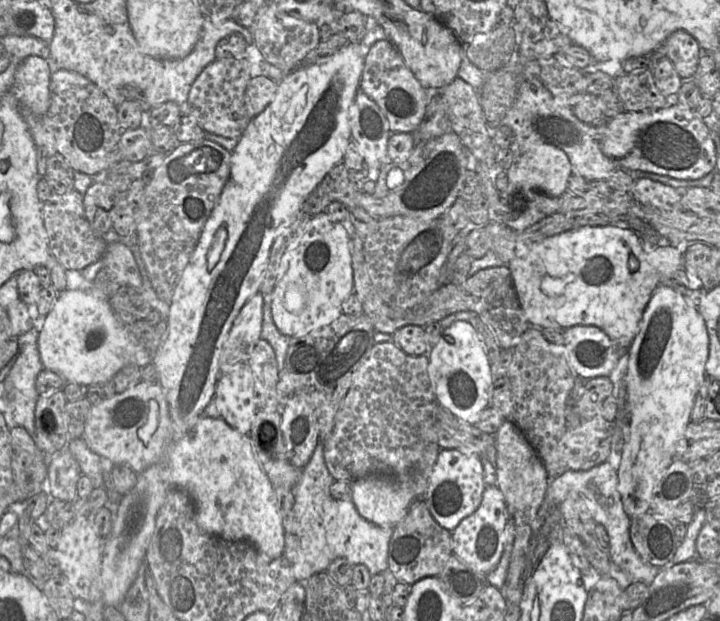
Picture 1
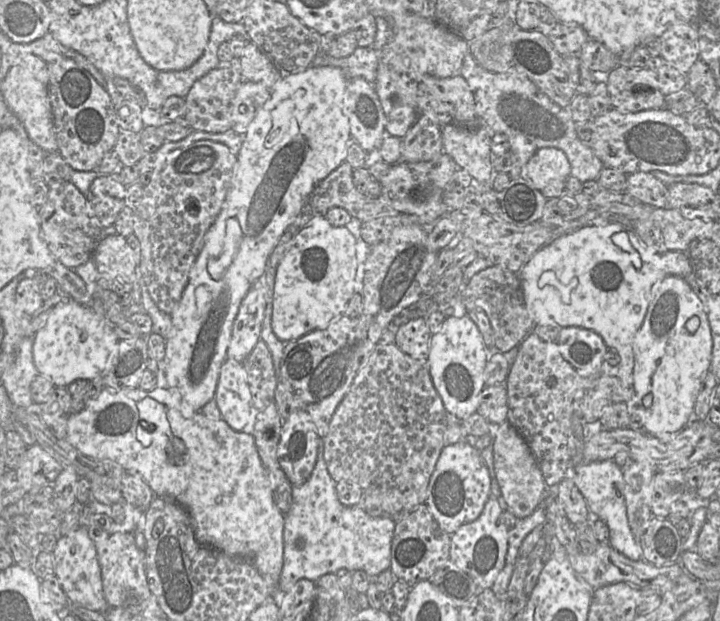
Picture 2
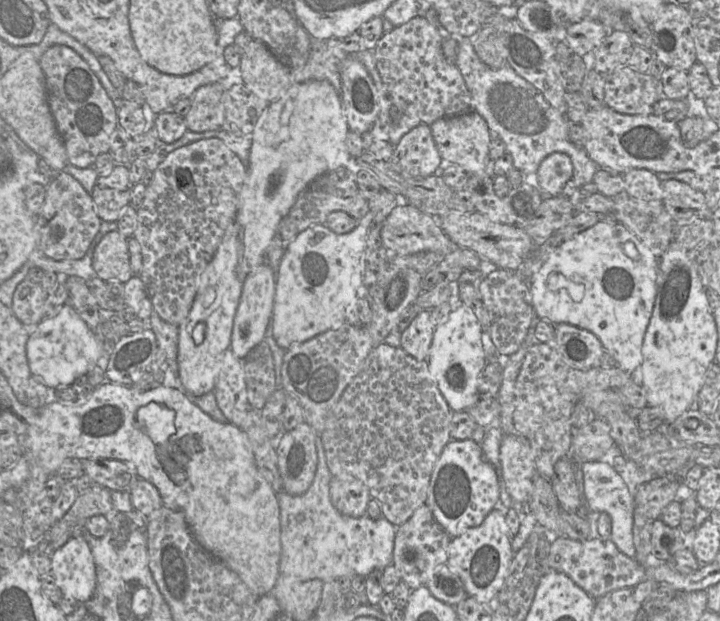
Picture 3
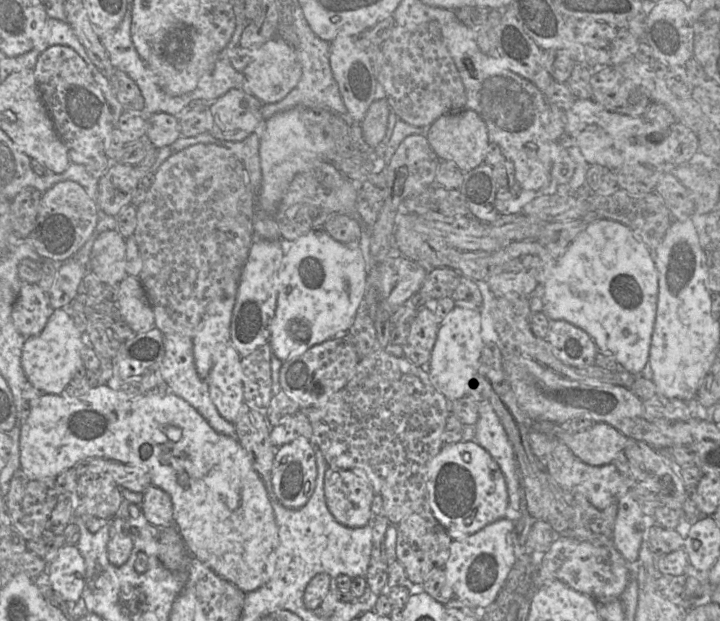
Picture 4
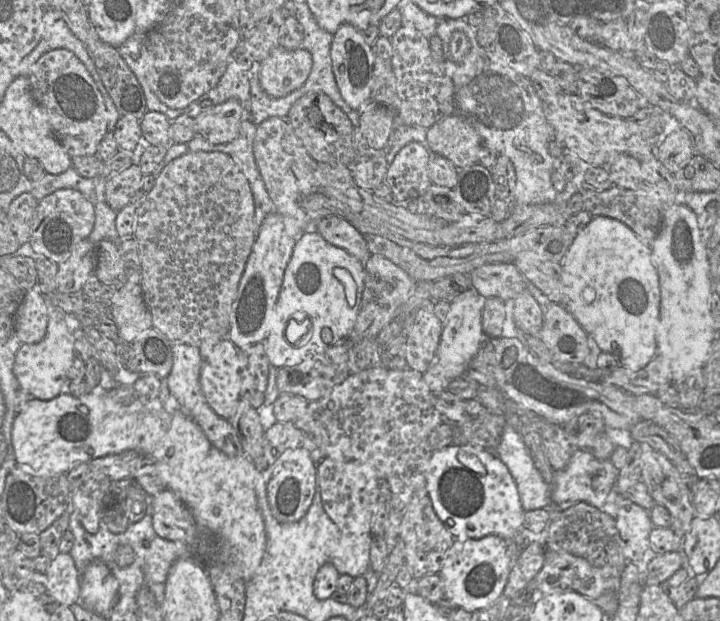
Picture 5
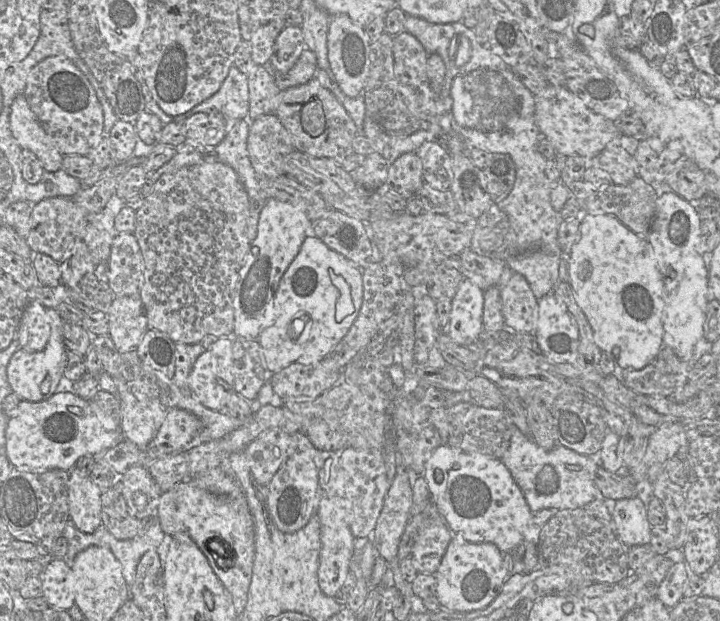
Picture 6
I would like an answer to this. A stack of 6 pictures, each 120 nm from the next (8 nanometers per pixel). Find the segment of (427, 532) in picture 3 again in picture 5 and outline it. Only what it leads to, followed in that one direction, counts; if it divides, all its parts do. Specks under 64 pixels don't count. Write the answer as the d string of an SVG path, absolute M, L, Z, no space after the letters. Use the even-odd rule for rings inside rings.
M426 487L415 492L402 513L399 539L404 543L405 563L410 568L415 580L418 581L429 574L440 573L447 552L452 547L455 538L436 515Z

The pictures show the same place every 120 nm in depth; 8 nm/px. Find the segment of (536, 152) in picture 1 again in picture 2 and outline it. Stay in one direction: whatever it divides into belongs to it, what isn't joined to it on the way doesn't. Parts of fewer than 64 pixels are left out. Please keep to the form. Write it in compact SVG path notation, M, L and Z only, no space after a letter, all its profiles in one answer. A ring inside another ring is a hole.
M553 147L539 149L524 167L524 175L547 198L559 196L571 176L566 154Z

